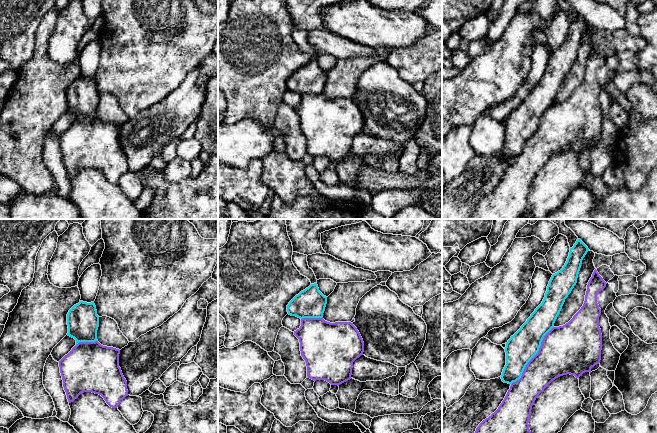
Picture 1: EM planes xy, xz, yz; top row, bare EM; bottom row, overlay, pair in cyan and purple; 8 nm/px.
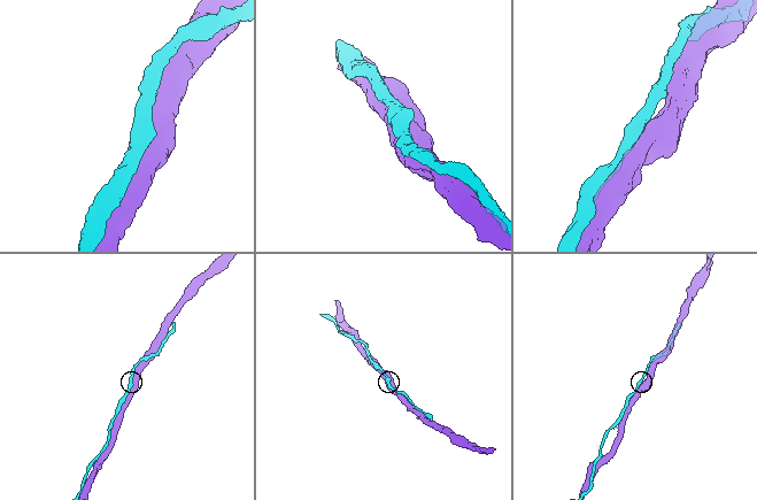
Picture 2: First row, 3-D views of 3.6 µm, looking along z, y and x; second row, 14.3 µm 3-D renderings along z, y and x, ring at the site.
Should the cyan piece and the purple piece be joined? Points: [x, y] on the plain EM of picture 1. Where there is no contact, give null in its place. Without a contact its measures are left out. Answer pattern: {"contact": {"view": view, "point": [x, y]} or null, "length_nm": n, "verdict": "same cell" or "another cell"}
{"contact": {"view": "yz", "point": [534, 131]}, "length_nm": 600, "verdict": "same cell"}

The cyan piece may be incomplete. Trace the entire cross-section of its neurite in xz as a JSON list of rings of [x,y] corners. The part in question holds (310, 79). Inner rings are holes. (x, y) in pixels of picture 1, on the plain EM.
[[[317,59],[296,71],[287,81],[287,88],[291,92],[301,95],[301,102],[294,107],[299,115],[301,132],[306,138],[307,153],[316,156],[325,156],[331,161],[340,161],[351,155],[353,138],[363,131],[364,118],[351,98],[330,99],[323,95],[327,80],[327,73],[318,64]]]

